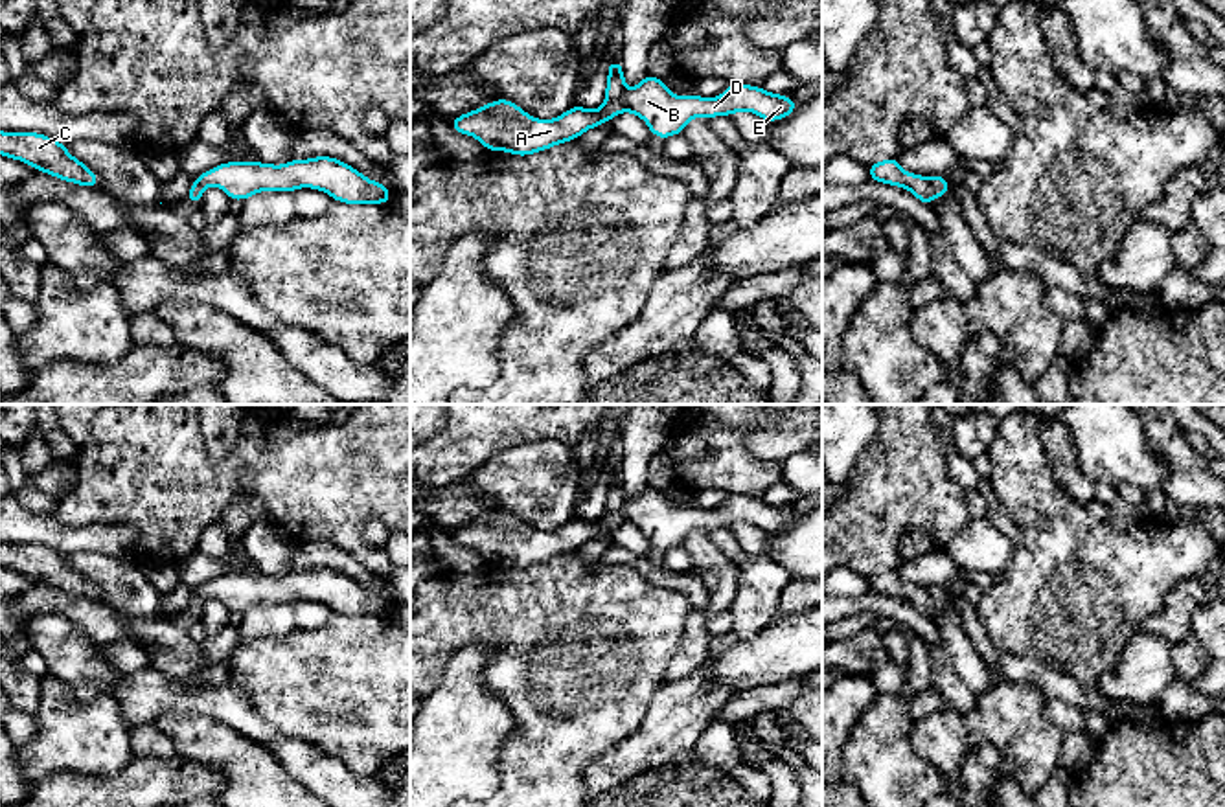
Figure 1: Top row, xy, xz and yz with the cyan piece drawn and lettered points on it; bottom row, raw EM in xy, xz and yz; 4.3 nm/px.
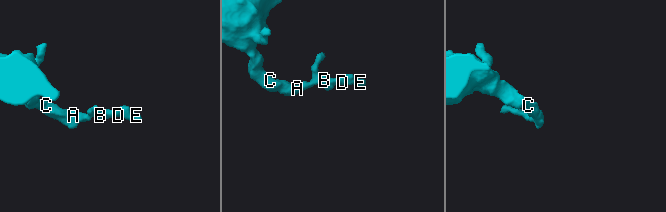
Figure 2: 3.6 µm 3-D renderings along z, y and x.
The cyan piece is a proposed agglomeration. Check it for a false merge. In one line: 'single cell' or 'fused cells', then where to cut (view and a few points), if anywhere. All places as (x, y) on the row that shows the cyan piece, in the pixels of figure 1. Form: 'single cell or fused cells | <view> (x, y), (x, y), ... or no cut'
single cell | no cut

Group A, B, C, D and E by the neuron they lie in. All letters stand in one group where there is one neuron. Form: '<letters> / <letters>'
A B C D E

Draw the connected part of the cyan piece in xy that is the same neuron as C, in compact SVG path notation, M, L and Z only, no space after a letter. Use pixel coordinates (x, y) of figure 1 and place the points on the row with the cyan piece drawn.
M0 131L0 154L20 160L55 178L86 188L99 188L96 173L81 160L74 158L64 143L50 136Z

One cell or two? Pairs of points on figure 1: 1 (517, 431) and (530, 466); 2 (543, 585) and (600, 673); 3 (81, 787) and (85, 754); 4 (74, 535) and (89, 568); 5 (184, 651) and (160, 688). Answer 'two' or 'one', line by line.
1: two
2: one
3: two
4: two
5: two

